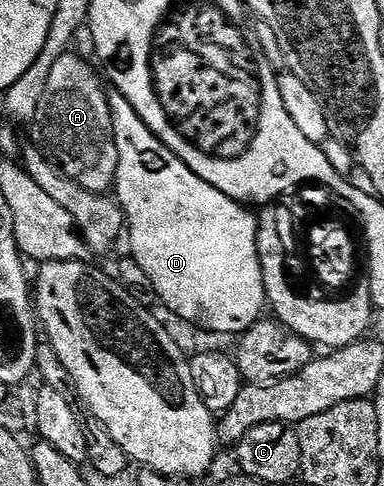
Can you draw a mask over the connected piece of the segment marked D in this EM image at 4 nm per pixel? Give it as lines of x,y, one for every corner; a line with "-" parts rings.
114,89
107,91
107,105
111,114
111,125
113,127
113,137
117,145
117,153
119,160
117,161
117,173
115,174
114,194
117,196
117,202
123,208
125,216
125,231
129,236
131,234
131,251
130,254
141,265
141,269
145,269
145,273
149,273
149,281
153,281
153,289
155,290
158,302
164,303
173,314
179,319
184,319
187,323
192,323
195,327
200,327
203,331
216,331
219,335
232,335
238,337
247,331
255,323
260,322
263,309
267,303
266,293
262,287
262,269
258,261
257,245
257,228
256,216
250,215
248,208
244,204
239,203
235,199
225,197
225,193
221,193
221,189
213,189
213,185
209,185
209,181
201,181
201,177
197,177
197,173
193,173
193,169
189,169
189,165
185,165
185,161
178,159
154,133
147,128
145,121
141,121
141,117
137,117
137,113
133,109
133,105
129,105
129,101
125,99
122,93

